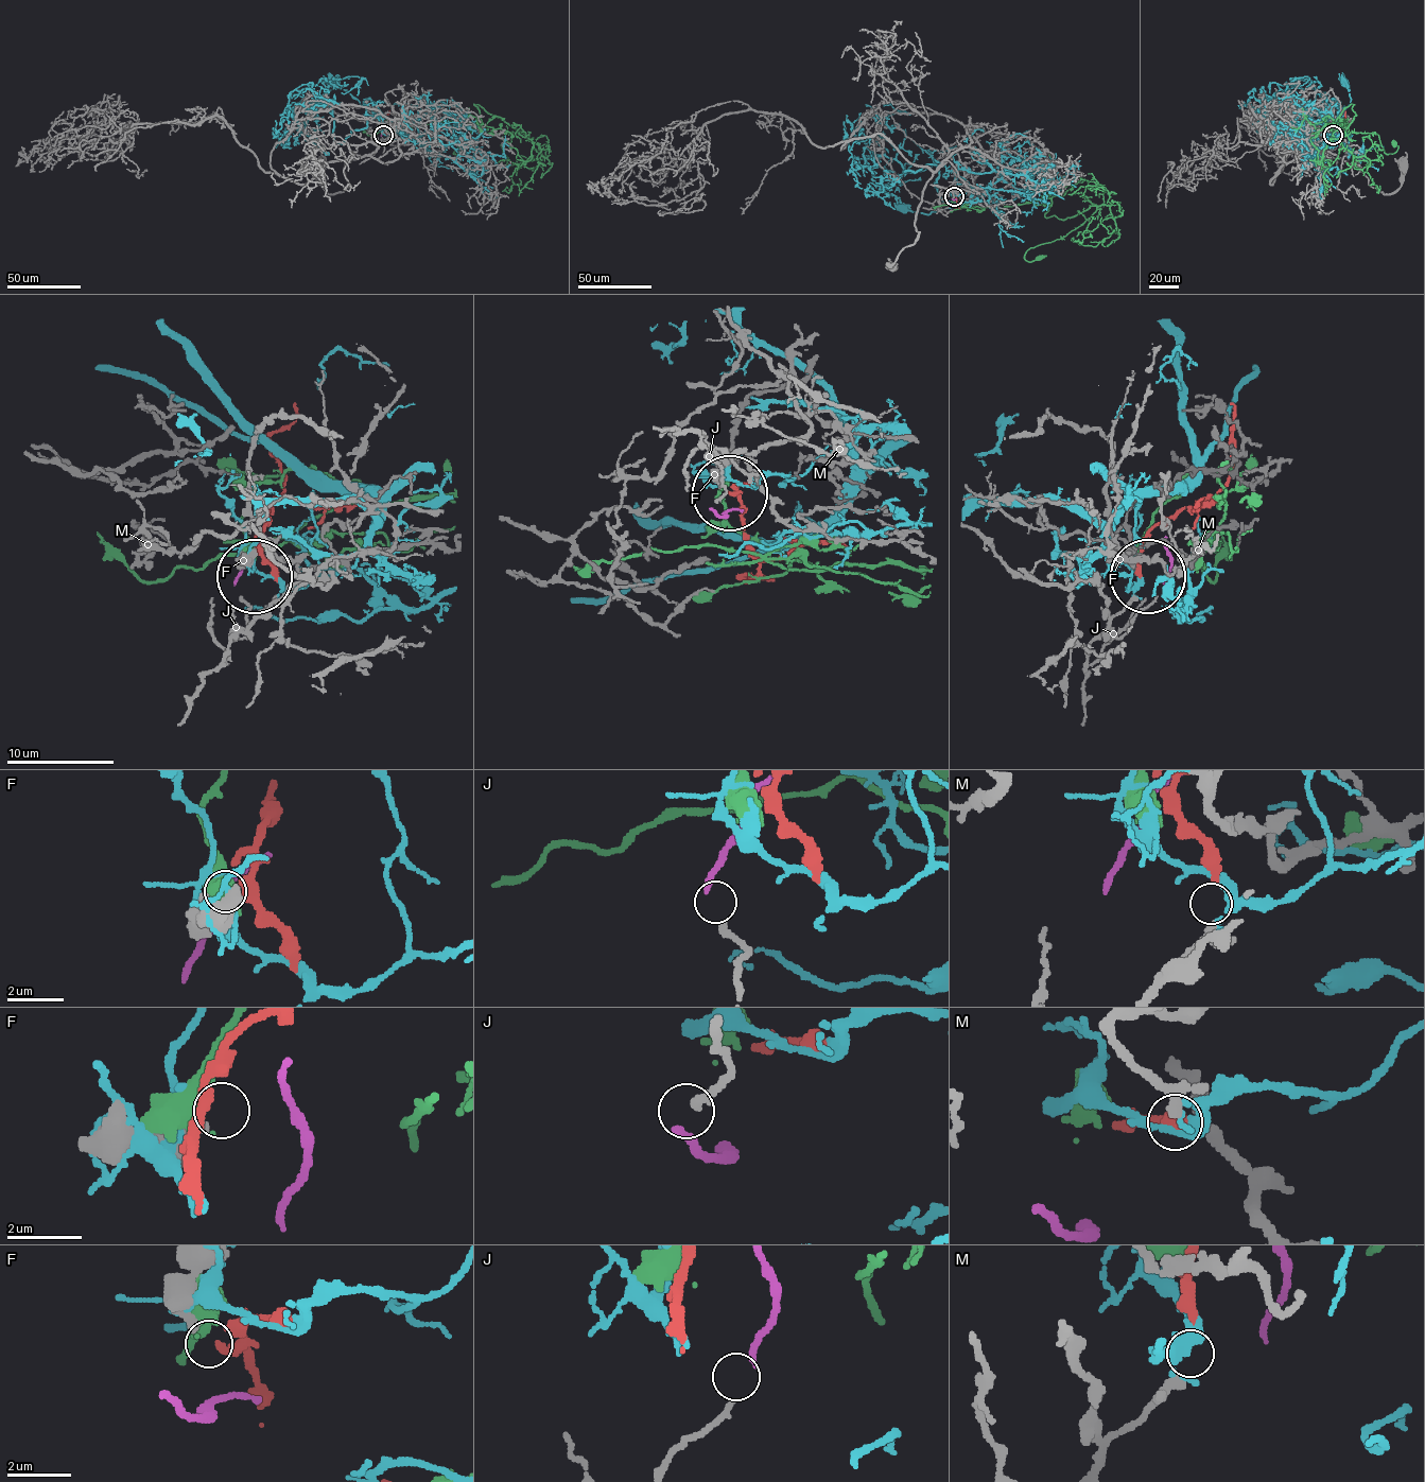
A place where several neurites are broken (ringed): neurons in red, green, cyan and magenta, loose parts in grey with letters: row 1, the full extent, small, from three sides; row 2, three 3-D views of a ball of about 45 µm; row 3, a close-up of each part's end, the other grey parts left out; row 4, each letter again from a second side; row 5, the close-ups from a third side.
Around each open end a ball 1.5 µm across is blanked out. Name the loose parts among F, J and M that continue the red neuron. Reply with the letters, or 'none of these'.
M

